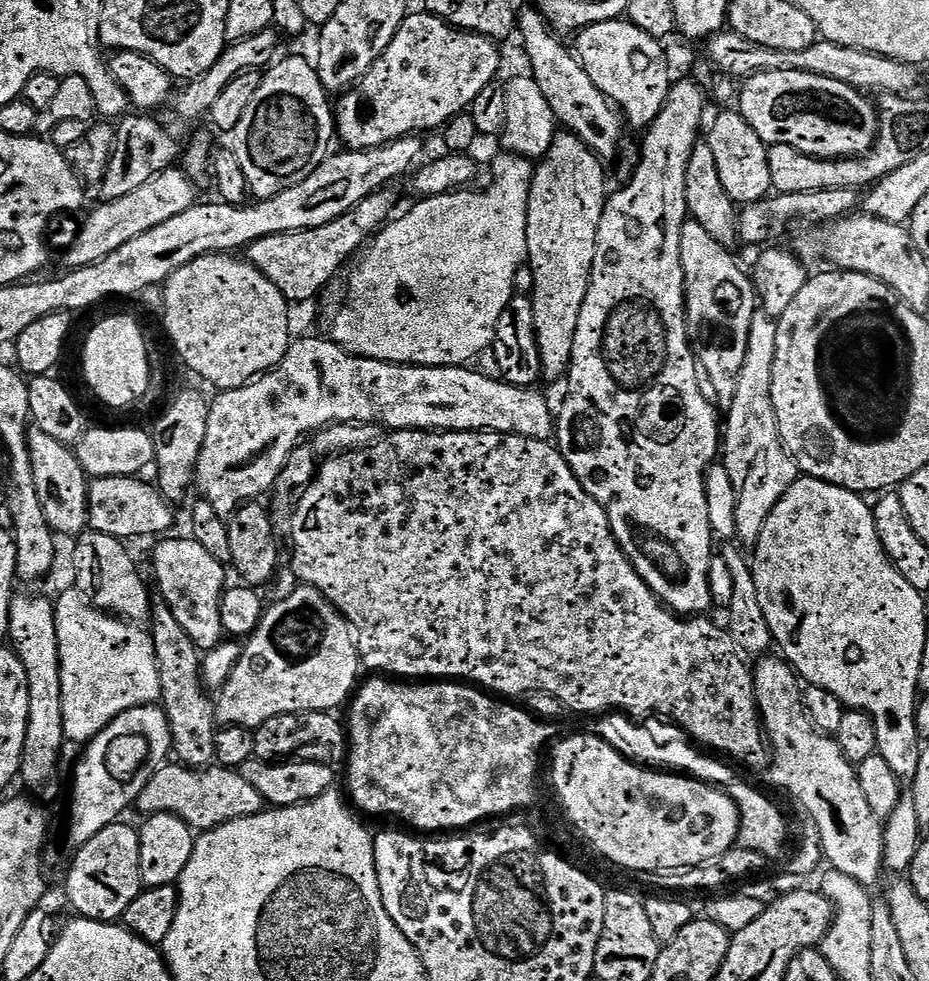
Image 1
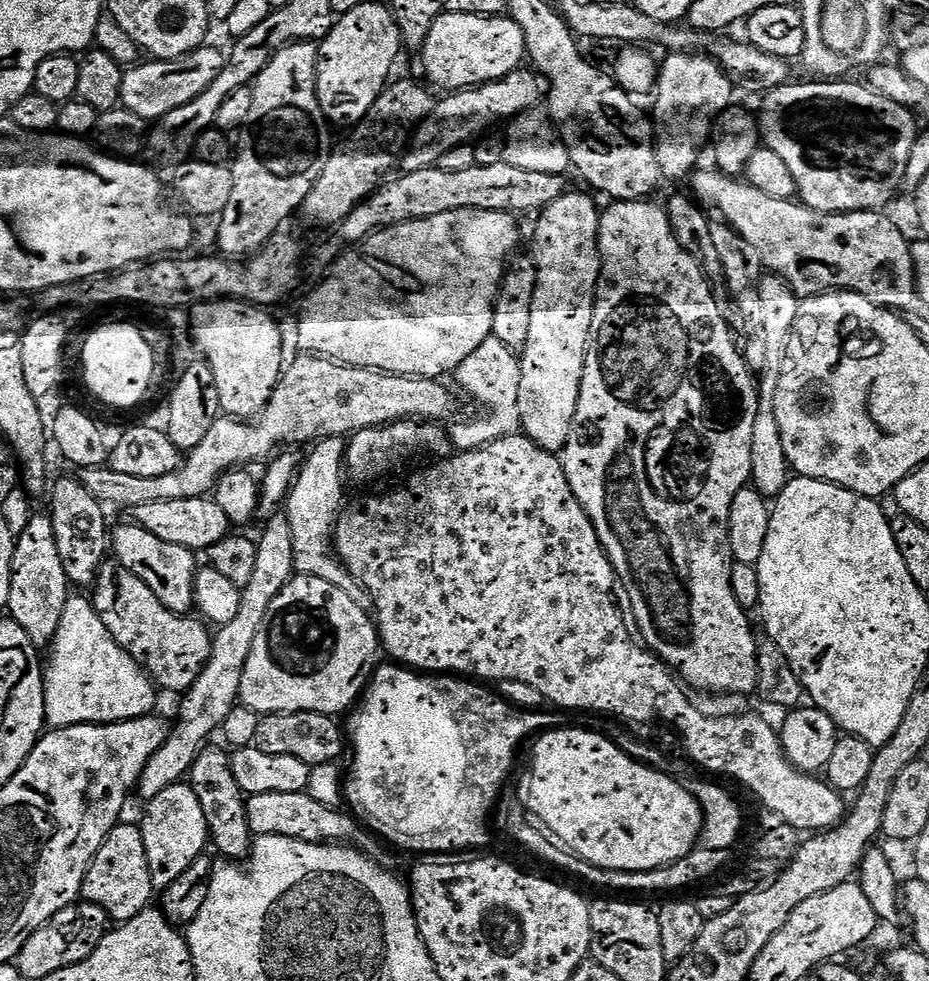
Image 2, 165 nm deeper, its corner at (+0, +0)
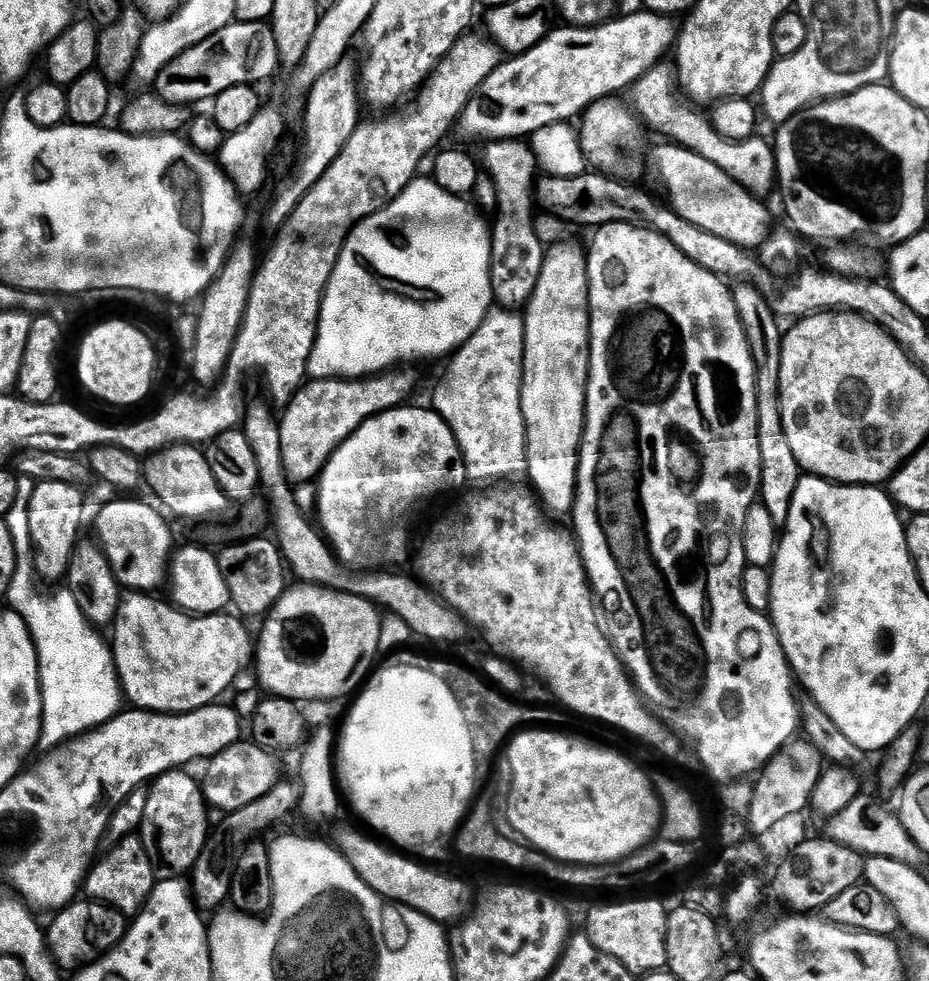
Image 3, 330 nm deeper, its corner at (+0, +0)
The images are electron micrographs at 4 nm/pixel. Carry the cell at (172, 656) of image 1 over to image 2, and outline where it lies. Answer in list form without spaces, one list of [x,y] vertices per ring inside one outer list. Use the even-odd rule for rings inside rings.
[[[205,746],[196,755],[190,773],[190,783],[198,802],[202,802],[202,814],[206,814],[206,826],[211,843],[221,852],[221,857],[232,862],[240,862],[251,853],[254,839],[248,825],[246,793],[234,782],[232,761],[223,747]]]

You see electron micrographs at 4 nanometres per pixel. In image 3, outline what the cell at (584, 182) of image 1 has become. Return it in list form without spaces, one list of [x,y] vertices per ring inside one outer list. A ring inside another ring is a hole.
[[[560,244],[557,248],[547,249],[542,274],[538,278],[538,286],[534,286],[534,294],[527,302],[524,318],[524,385],[522,386],[522,414],[524,415],[524,428],[526,429],[526,442],[528,453],[527,479],[532,479],[536,487],[535,495],[542,505],[545,513],[568,512],[576,507],[576,475],[580,465],[580,443],[584,437],[584,411],[588,405],[588,353],[592,347],[592,316],[588,313],[588,258],[583,251],[580,252],[572,244]]]

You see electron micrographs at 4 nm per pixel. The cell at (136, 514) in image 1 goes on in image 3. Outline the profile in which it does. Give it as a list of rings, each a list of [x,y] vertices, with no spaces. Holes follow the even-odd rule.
[[[389,370],[367,378],[354,380],[314,380],[309,379],[292,397],[291,404],[283,409],[284,417],[279,417],[282,438],[282,462],[288,471],[288,479],[293,482],[312,482],[319,477],[329,458],[370,418],[395,408],[405,407],[416,392],[416,376],[408,370]]]

